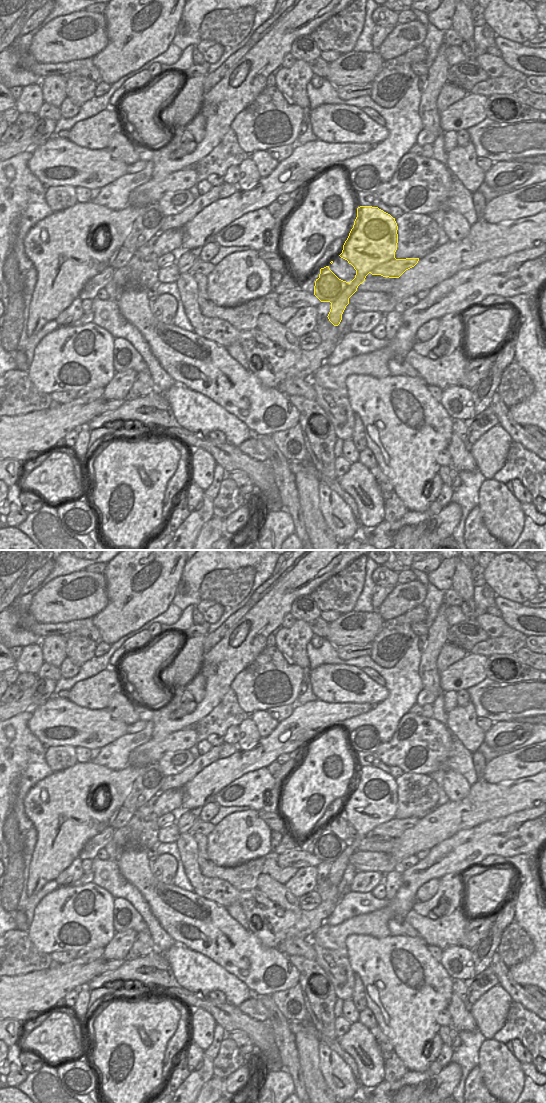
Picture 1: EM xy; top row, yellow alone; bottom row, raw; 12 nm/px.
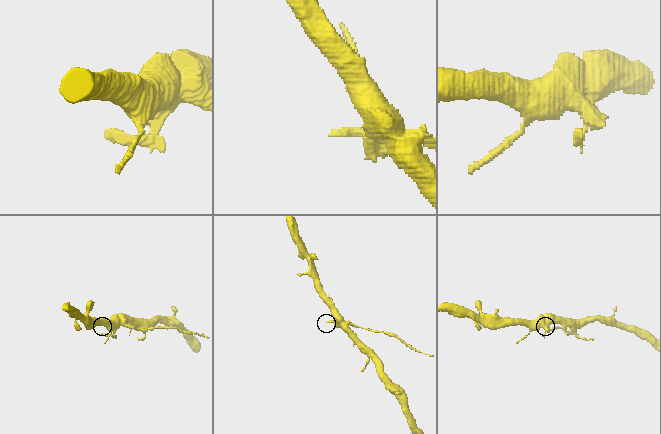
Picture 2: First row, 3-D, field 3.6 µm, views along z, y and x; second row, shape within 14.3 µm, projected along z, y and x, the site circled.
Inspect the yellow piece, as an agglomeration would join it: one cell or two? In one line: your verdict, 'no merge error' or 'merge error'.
merge error

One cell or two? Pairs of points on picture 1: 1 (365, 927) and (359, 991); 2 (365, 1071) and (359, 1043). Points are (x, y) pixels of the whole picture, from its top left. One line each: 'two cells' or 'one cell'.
1: two cells
2: one cell

